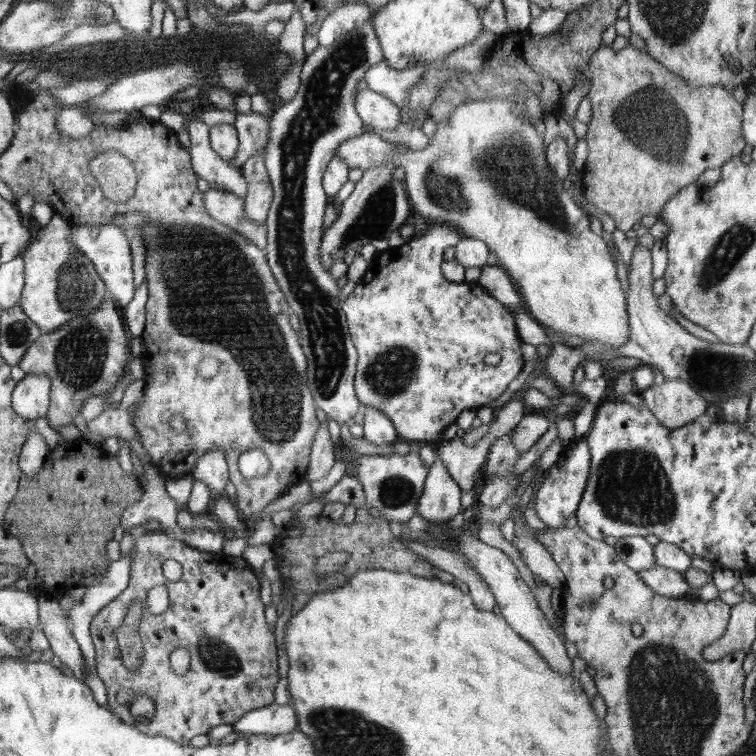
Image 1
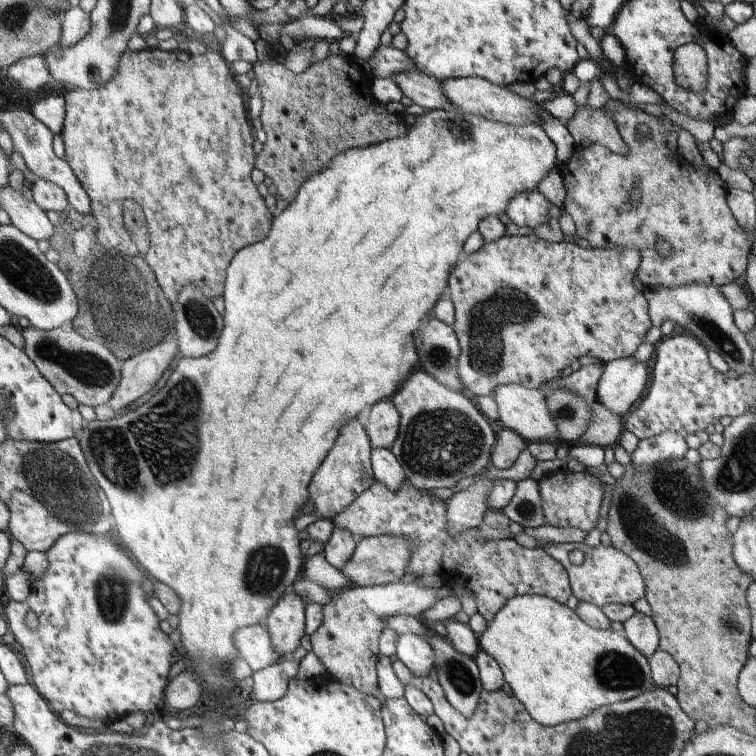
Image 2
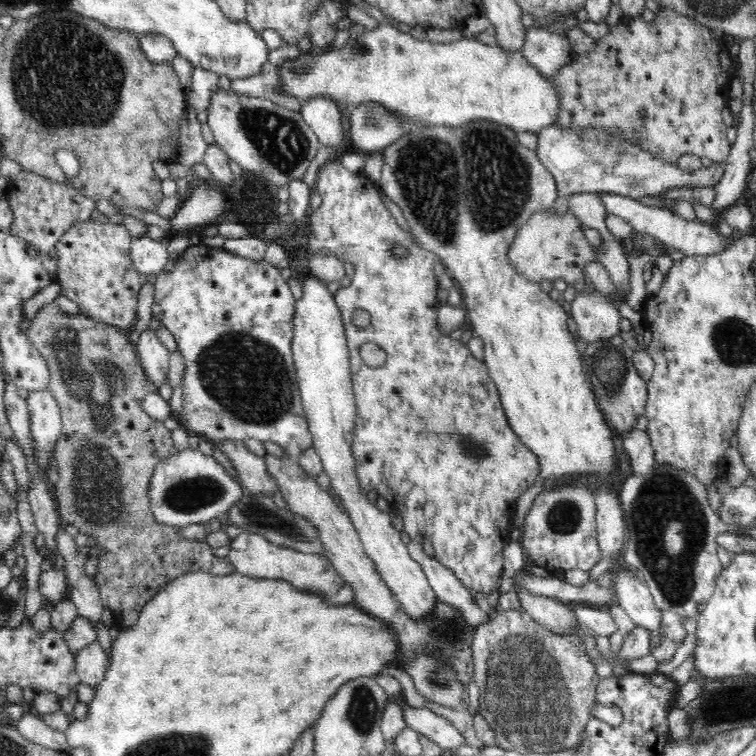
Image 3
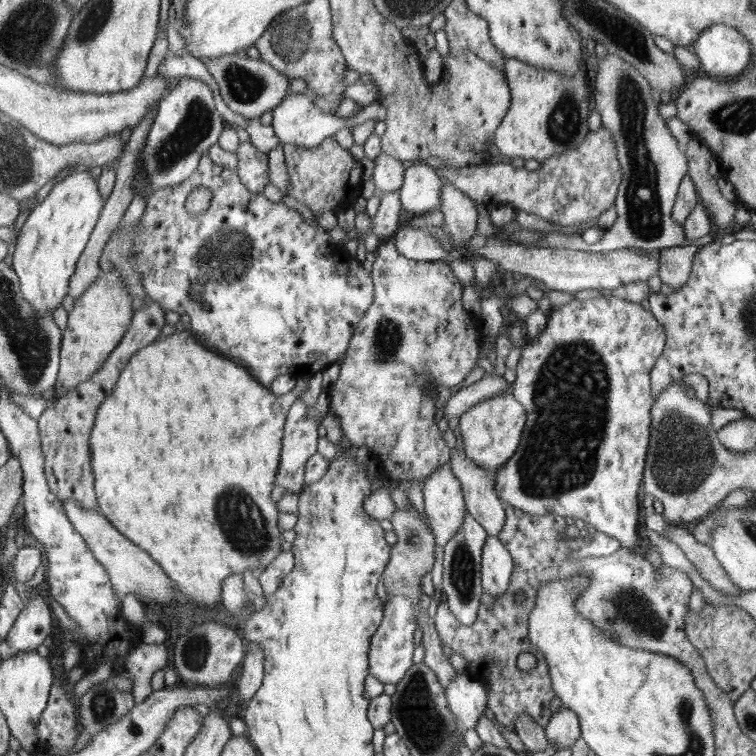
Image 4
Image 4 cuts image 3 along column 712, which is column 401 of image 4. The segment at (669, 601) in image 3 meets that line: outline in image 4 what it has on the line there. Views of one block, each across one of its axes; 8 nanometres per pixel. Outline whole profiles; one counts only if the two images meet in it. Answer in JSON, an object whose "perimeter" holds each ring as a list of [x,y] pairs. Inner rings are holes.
{"perimeter":[[[407,500],[409,502],[409,508],[407,510],[399,510],[399,508],[395,508],[395,512],[393,512],[393,516],[391,516],[391,528],[393,528],[393,534],[397,536],[397,544],[395,546],[391,546],[391,554],[389,554],[389,562],[387,562],[387,566],[385,566],[385,570],[383,570],[383,574],[381,574],[381,584],[379,584],[379,588],[381,588],[381,592],[383,594],[387,594],[387,596],[405,596],[407,600],[411,600],[411,604],[413,604],[413,612],[415,612],[415,620],[417,620],[417,626],[415,626],[415,630],[419,628],[421,630],[421,634],[423,634],[423,638],[421,638],[421,646],[425,648],[425,656],[423,656],[423,664],[427,664],[435,674],[437,674],[437,678],[439,678],[439,684],[443,686],[443,690],[457,678],[457,672],[449,666],[449,658],[445,658],[443,656],[443,652],[441,652],[441,644],[439,644],[439,638],[437,638],[437,632],[435,632],[435,622],[427,616],[427,614],[423,614],[421,610],[419,610],[419,596],[423,594],[421,592],[421,588],[419,588],[419,580],[425,576],[425,574],[429,574],[431,572],[431,568],[437,564],[435,562],[435,554],[433,554],[433,548],[435,548],[435,540],[433,540],[433,536],[431,536],[431,530],[429,530],[429,522],[425,520],[423,522],[423,518],[417,514],[417,510],[413,508],[413,504],[411,504],[411,500]]]}

